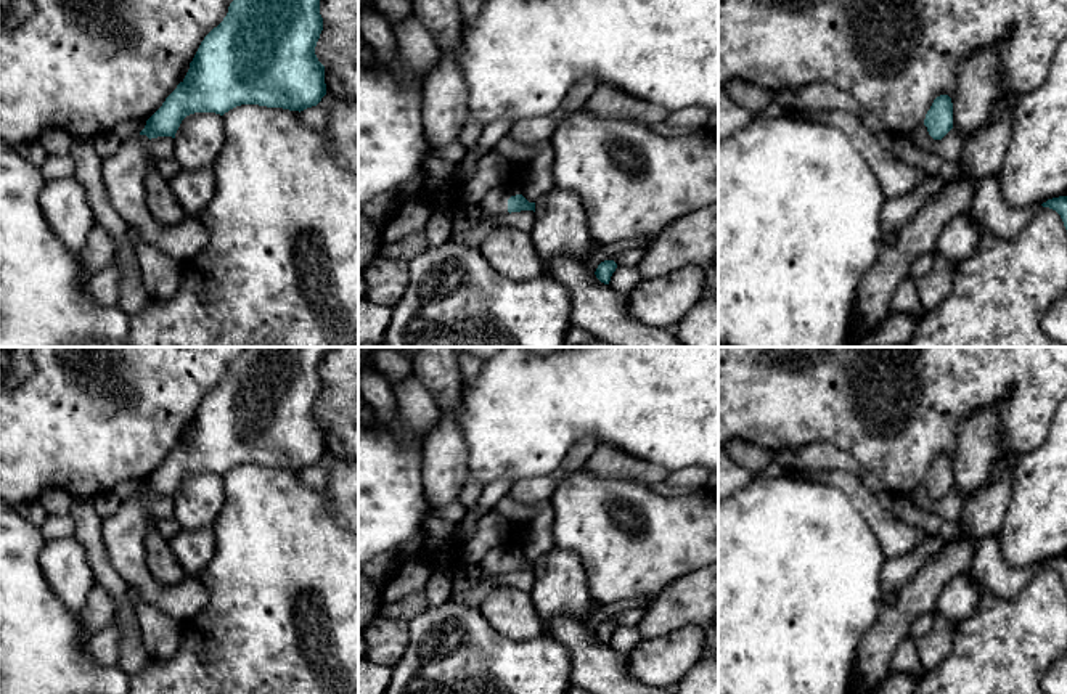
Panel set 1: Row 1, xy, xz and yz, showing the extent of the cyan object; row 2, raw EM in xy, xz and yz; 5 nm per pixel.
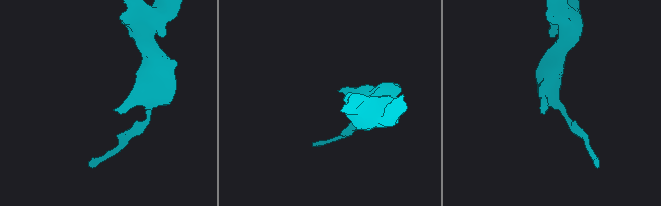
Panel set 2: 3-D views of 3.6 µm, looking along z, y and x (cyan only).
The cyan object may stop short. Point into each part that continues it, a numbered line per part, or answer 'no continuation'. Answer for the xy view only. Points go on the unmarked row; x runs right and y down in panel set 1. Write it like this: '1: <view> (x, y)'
1: xy (124, 532)

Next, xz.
1: xz (495, 561)

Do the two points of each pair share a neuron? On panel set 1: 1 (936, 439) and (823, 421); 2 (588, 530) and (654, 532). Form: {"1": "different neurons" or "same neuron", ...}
{"1": "same neuron", "2": "same neuron"}

